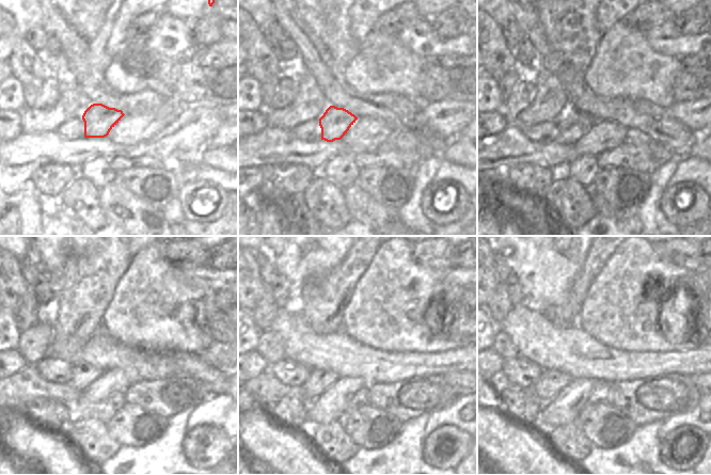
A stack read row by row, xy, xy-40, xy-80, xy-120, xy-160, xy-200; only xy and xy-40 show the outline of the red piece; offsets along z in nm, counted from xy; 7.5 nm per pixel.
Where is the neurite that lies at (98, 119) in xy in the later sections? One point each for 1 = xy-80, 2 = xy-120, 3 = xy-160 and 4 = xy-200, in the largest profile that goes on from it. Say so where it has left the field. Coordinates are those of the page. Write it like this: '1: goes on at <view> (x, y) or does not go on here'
1: goes on at xy-80 (573, 124)
2: goes on at xy-120 (84, 374)
3: goes on at xy-160 (318, 381)
4: goes on at xy-200 (551, 382)

